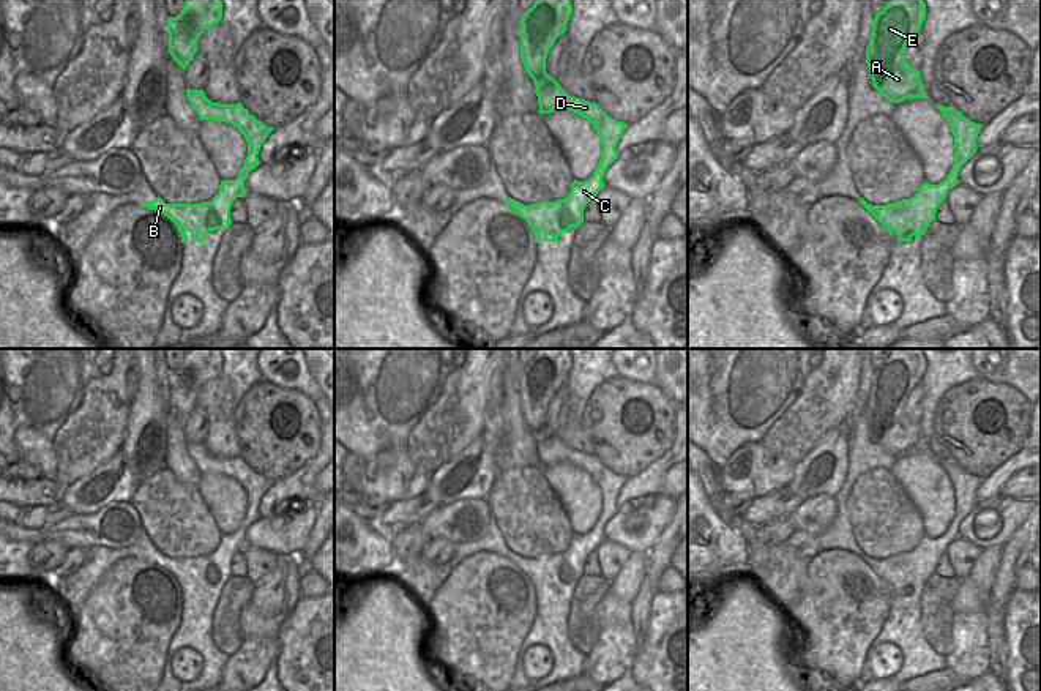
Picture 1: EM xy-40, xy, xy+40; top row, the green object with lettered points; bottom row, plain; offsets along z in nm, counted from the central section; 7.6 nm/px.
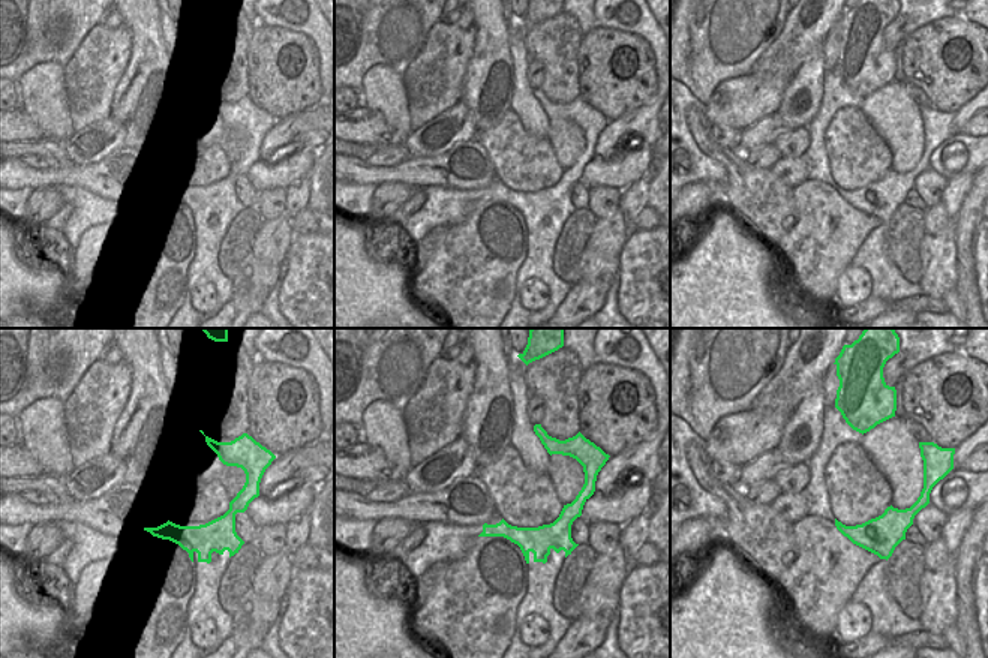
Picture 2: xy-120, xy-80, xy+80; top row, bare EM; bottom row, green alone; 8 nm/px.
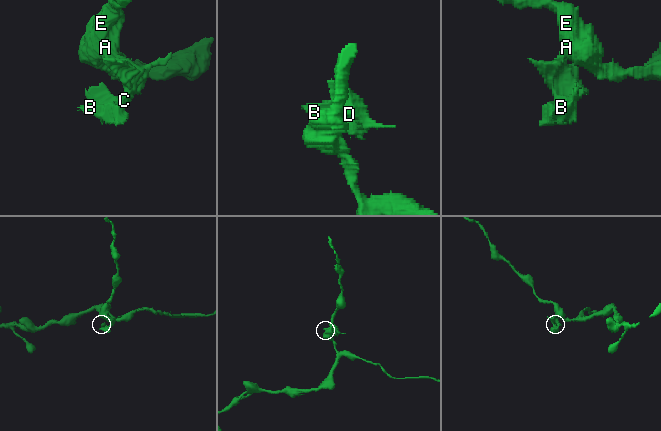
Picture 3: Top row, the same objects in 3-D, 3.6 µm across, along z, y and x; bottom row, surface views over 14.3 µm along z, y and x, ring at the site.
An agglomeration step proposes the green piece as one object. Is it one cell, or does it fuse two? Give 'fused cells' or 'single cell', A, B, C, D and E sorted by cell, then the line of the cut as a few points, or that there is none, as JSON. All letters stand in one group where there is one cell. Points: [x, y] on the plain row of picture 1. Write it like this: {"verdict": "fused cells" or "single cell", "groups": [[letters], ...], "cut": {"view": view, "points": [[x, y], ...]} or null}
{"verdict": "fused cells", "groups": [["A", "E"], ["B", "C", "D"]], "cut": {"view": "xy", "points": [[557, 436], [537, 442]]}}

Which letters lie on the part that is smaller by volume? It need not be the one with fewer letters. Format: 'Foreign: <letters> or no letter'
Foreign: B, C, D

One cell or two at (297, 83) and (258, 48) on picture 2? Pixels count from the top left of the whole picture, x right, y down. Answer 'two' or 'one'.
one

